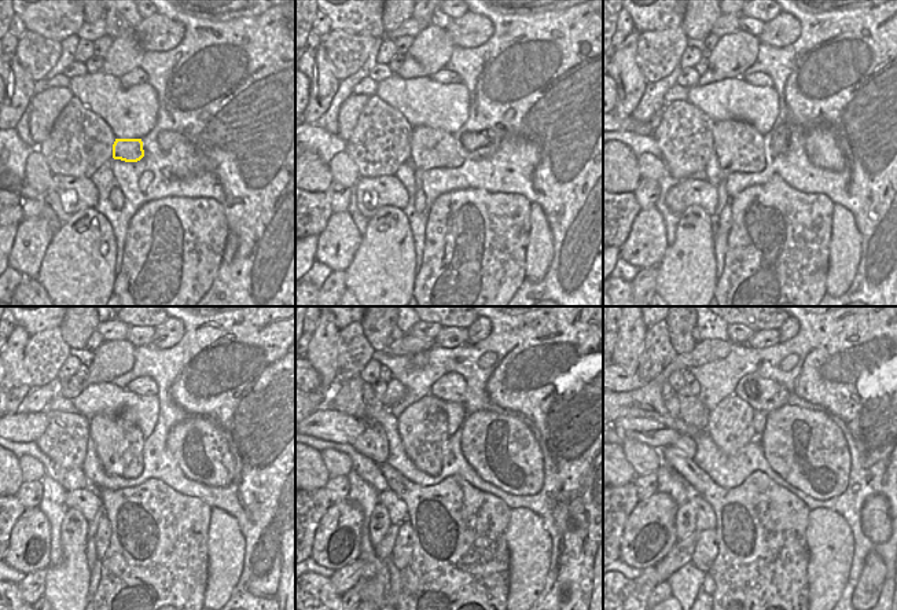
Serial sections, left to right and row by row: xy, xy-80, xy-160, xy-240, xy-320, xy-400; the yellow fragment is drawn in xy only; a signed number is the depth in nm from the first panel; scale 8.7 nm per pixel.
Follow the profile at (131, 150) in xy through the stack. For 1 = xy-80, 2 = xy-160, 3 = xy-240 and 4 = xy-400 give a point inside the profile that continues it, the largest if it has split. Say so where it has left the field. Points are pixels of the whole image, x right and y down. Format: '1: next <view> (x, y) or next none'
1: next xy-80 (430, 147)
2: next xy-160 (739, 147)
3: next xy-240 (118, 444)
4: next xy-400 (731, 425)

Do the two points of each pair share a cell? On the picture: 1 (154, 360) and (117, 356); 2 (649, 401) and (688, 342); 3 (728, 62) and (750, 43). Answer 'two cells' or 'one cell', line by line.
1: two cells
2: two cells
3: one cell

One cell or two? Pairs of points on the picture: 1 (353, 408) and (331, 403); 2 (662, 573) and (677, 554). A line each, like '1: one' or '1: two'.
1: one
2: one

